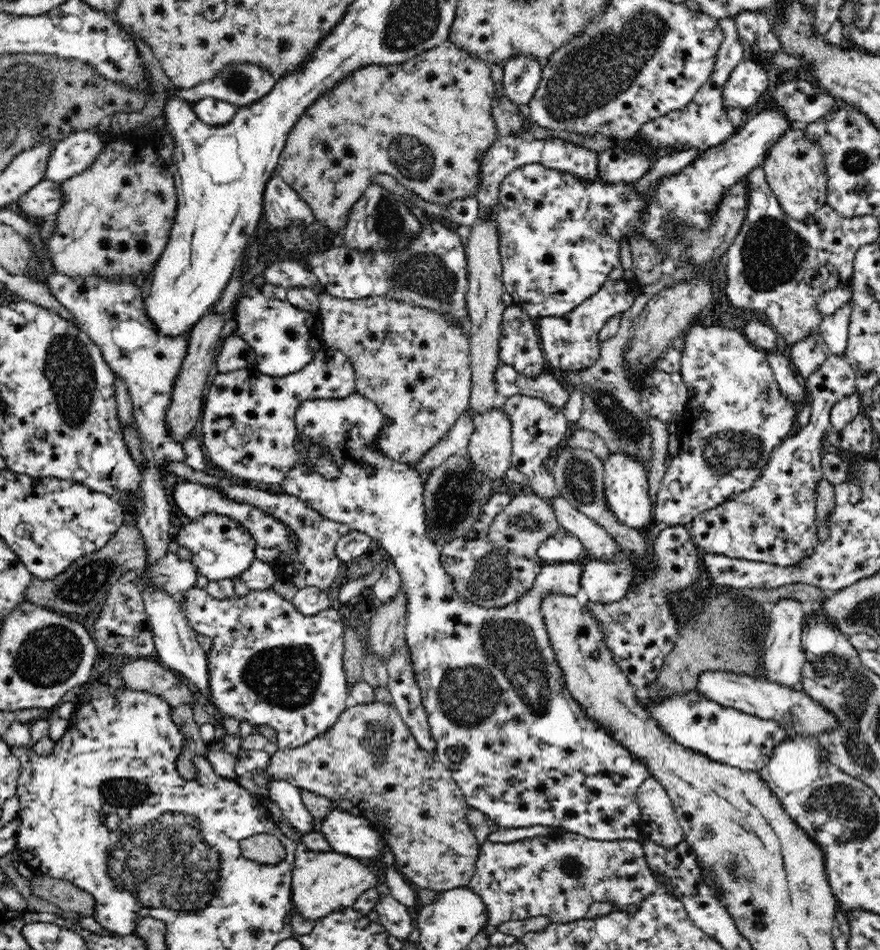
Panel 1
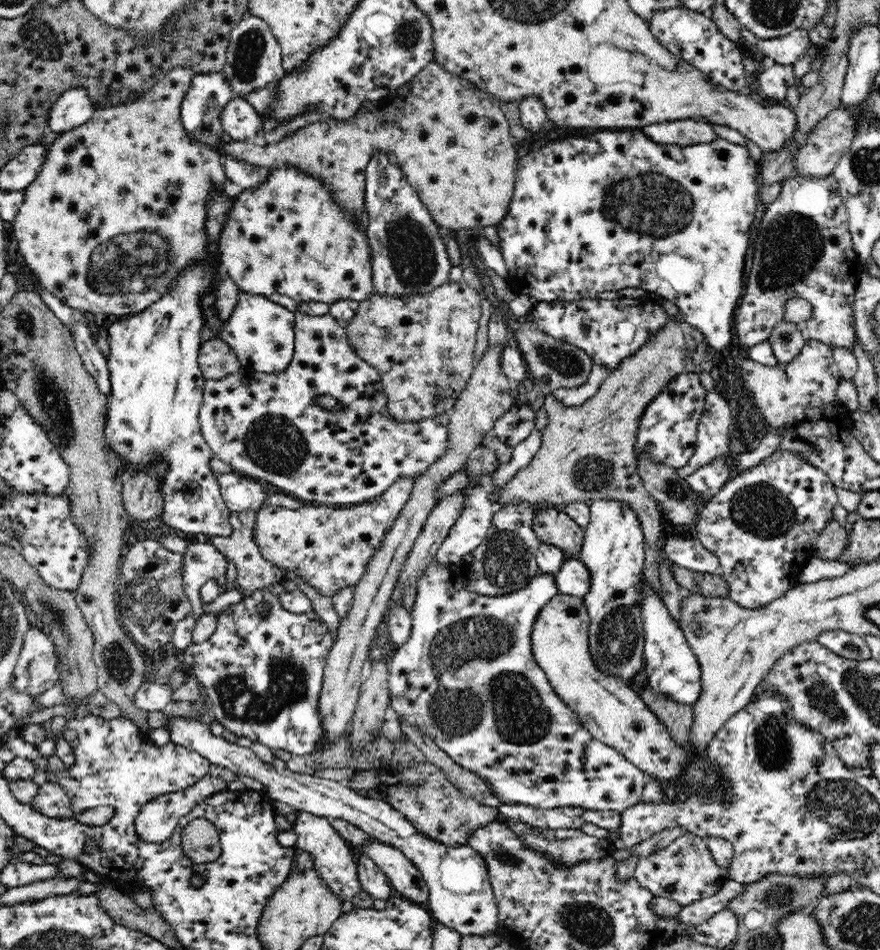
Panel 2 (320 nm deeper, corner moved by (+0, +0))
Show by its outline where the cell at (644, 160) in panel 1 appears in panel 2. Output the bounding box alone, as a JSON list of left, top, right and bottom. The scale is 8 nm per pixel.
[642,119,716,146]

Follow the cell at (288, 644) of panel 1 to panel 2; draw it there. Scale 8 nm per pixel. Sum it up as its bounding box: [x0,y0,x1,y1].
[182,586,334,756]

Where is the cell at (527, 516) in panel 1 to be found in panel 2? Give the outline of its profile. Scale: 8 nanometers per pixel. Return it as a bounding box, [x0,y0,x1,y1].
[531,508,584,558]

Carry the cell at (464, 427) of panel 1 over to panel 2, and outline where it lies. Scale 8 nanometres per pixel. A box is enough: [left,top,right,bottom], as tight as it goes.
[255,478,414,598]

